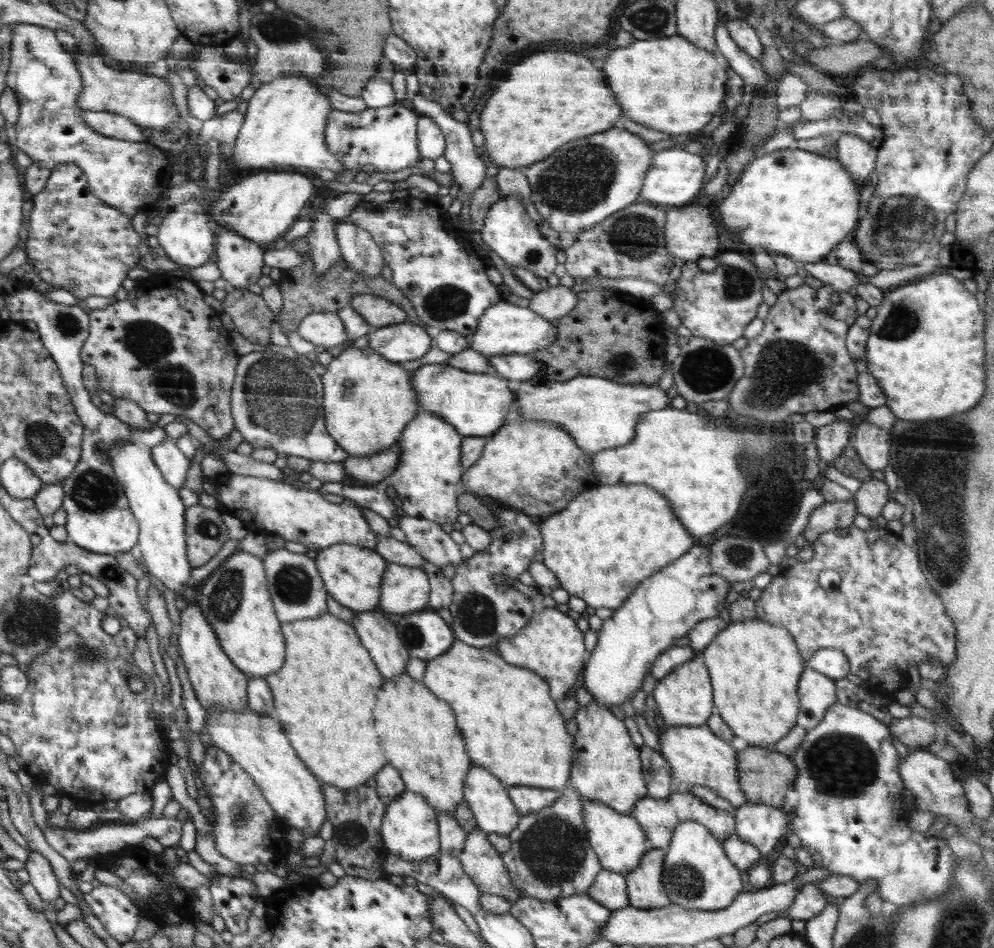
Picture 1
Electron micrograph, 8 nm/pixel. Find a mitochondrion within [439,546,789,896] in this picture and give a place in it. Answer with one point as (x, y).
(553, 849)

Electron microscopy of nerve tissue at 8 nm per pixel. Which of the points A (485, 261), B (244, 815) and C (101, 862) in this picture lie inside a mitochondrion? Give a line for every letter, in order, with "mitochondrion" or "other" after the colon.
A: other
B: mitochondrion
C: other

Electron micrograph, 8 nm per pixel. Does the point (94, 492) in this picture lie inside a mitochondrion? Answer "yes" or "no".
yes

